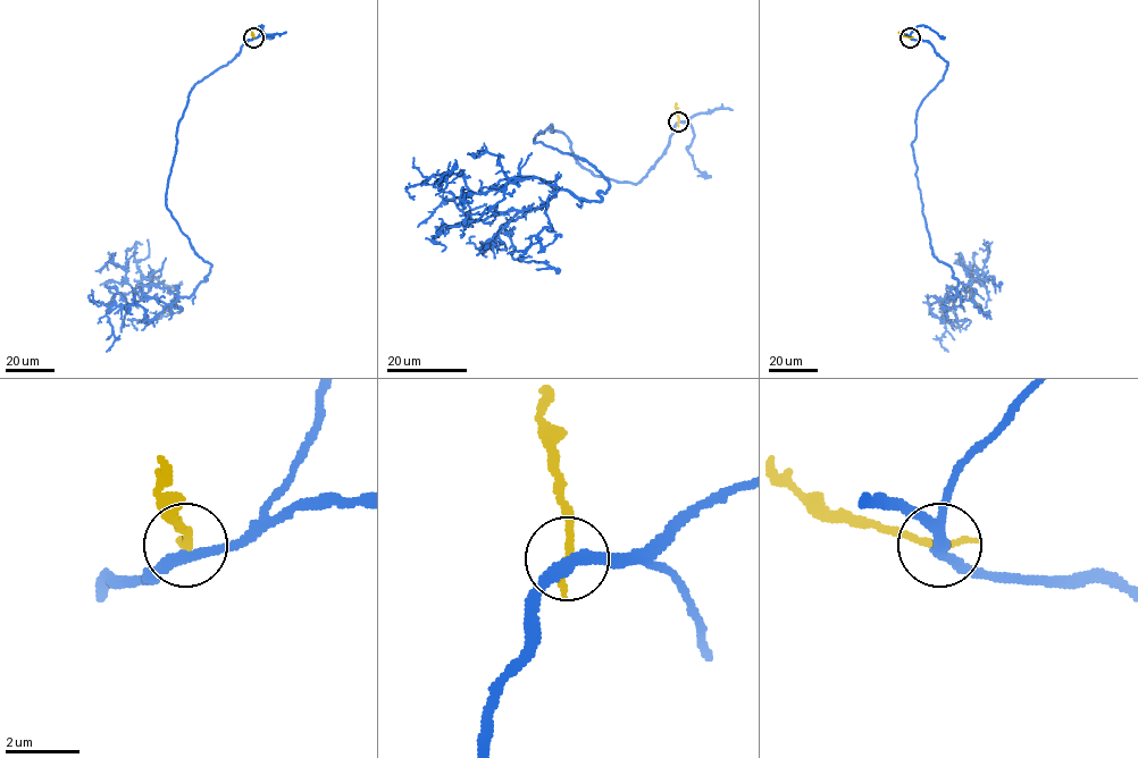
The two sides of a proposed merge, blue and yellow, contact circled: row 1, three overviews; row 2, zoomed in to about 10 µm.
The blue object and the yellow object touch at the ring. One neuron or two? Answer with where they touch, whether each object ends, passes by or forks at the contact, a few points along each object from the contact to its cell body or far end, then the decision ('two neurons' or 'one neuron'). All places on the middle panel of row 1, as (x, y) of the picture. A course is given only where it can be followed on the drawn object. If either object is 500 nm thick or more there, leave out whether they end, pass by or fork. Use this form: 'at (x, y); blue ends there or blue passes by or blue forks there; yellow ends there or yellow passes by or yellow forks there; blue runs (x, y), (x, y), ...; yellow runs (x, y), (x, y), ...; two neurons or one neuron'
at (678, 121); blue passes by; yellow ends there; blue runs (678, 121), (634, 184), (596, 176), (552, 125), (536, 135), (597, 170), (601, 200), (523, 176), (435, 184); yellow runs (678, 121), (675, 103); two neurons

